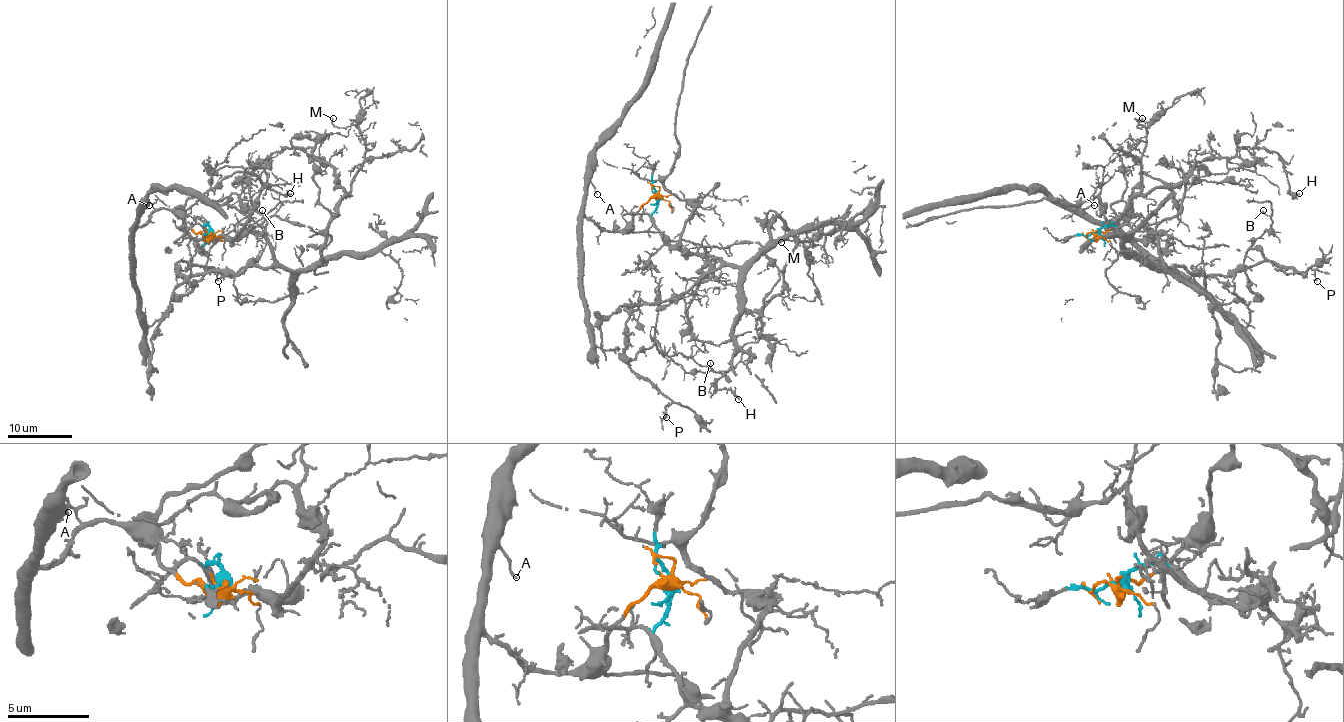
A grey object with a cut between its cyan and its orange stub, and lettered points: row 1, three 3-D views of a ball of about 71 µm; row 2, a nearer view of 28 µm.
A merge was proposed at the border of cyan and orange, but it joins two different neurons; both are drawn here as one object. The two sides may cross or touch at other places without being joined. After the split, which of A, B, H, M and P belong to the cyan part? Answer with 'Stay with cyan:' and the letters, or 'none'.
Stay with cyan: H, M, P

